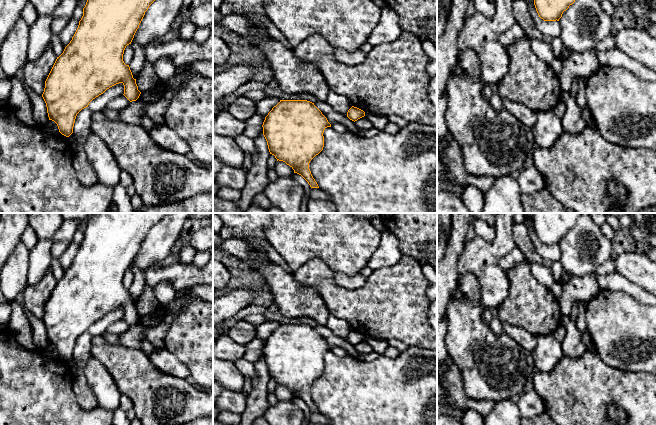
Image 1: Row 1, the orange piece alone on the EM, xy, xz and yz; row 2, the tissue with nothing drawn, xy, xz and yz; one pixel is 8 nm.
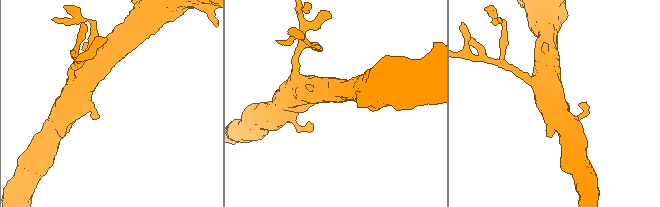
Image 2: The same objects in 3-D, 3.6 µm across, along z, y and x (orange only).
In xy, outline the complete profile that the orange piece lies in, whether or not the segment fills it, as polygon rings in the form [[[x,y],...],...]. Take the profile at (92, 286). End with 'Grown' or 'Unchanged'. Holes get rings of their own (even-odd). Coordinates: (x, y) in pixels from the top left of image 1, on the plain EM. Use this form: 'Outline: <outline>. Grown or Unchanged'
Outline: [[[98,213],[88,219],[78,252],[63,277],[57,281],[45,305],[42,318],[49,344],[57,348],[62,359],[69,361],[73,357],[77,338],[88,331],[93,323],[116,308],[124,309],[123,319],[130,326],[139,322],[141,316],[138,314],[136,303],[133,302],[129,289],[123,285],[124,274],[131,268],[149,230],[167,214],[169,213]]]. Unchanged

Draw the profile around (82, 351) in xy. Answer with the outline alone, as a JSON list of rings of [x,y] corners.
[[[86,331],[77,338],[73,351],[74,364],[72,369],[83,371],[85,364],[92,359],[91,344],[93,337],[89,331]]]

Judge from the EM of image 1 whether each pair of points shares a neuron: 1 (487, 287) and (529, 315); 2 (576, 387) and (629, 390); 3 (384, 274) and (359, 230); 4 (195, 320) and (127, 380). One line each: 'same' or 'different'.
1: different
2: same
3: different
4: different

